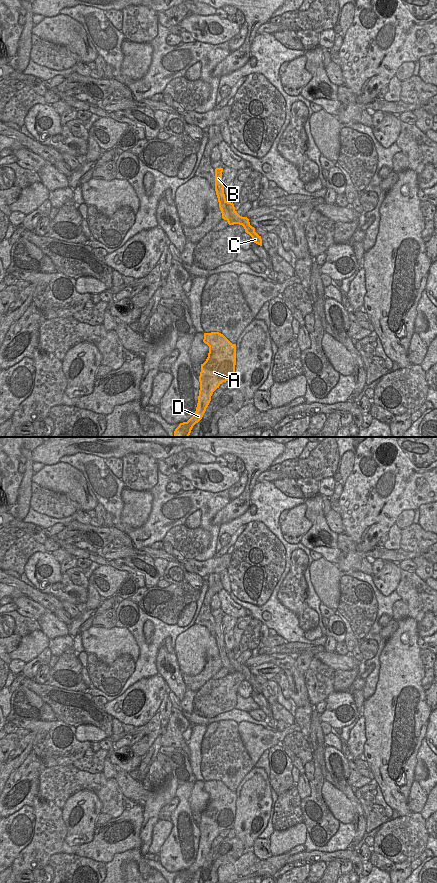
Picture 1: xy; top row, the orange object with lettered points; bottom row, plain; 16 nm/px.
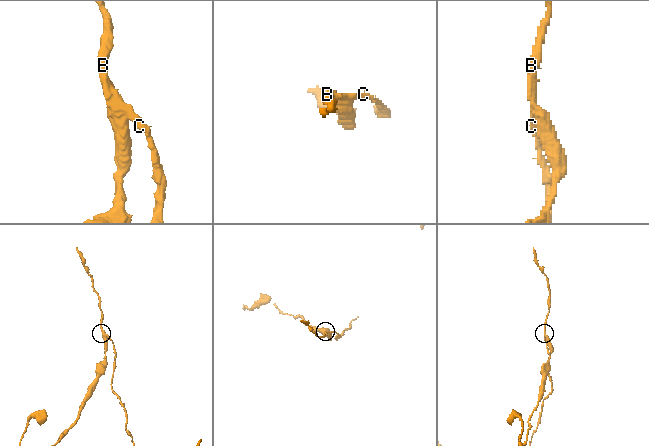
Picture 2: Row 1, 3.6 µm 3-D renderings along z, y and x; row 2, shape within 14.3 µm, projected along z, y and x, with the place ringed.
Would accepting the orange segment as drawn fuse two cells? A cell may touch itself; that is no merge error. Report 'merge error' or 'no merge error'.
merge error

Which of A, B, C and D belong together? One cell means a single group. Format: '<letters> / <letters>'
A B D / C

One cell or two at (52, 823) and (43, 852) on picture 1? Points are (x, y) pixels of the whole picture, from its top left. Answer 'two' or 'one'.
one

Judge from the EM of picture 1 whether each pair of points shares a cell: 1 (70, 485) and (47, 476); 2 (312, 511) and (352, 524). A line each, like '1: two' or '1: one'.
1: one
2: two

